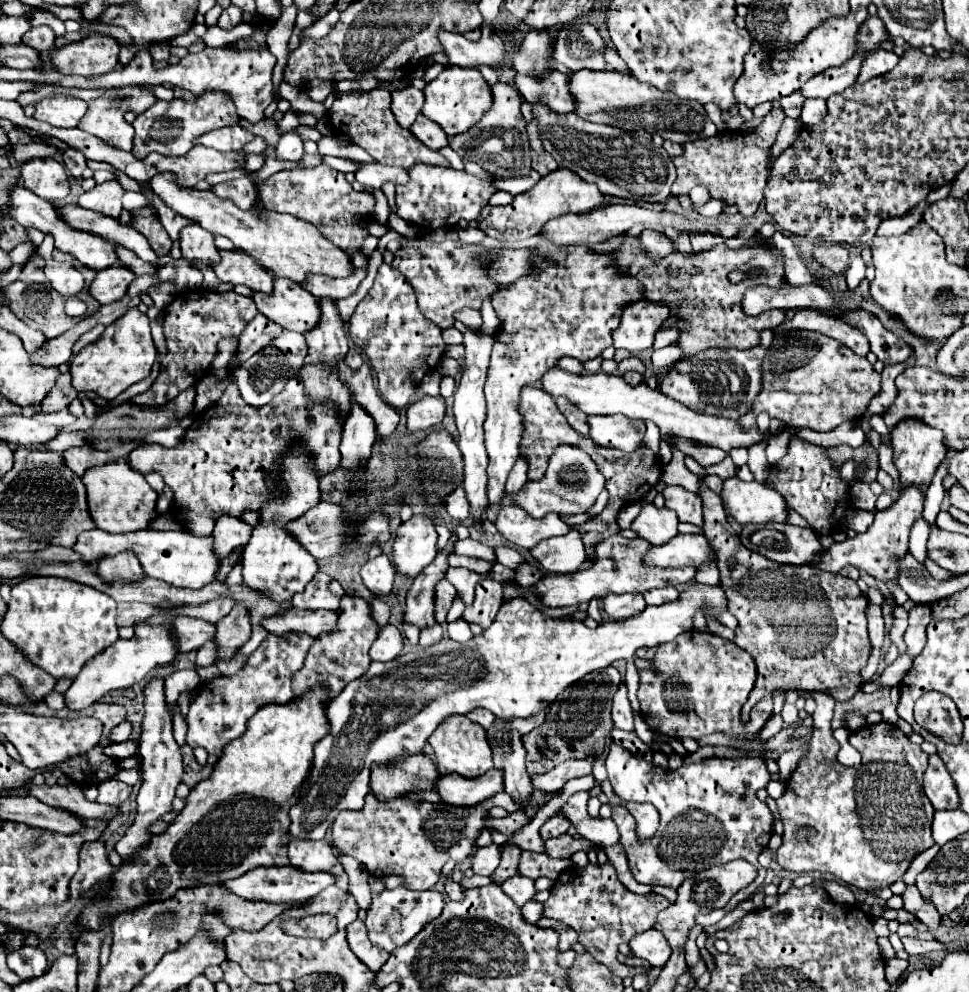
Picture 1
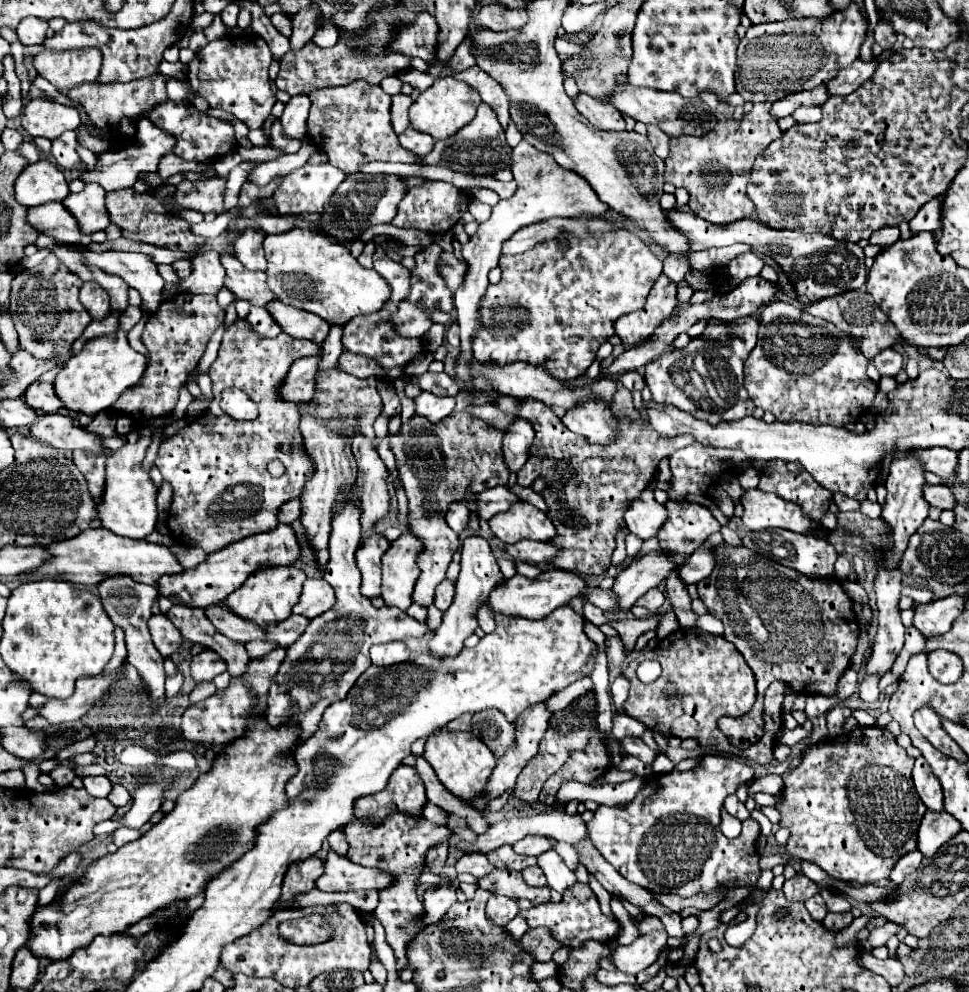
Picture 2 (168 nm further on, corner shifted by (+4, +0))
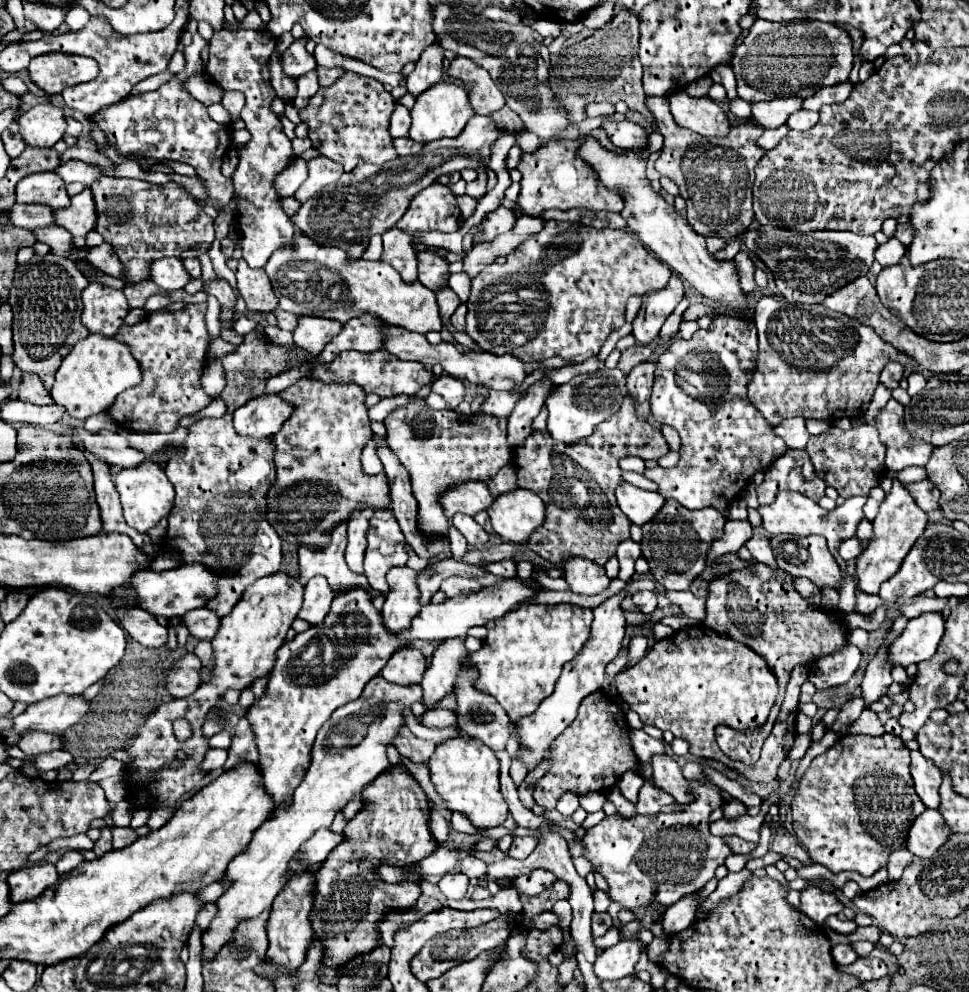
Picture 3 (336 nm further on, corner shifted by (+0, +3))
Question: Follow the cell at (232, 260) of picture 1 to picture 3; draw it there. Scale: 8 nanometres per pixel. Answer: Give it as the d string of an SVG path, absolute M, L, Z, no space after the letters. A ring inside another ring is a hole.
M227 260L227 266L235 272L239 292L247 302L249 310L271 312L273 308L277 308L277 298L265 270L249 268L245 260Z

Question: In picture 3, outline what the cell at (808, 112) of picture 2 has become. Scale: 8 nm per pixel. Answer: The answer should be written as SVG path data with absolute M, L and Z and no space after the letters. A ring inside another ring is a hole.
M797 110L789 116L787 124L789 128L793 130L805 130L805 128L811 128L813 124L817 124L819 120L819 112L813 112L813 110Z

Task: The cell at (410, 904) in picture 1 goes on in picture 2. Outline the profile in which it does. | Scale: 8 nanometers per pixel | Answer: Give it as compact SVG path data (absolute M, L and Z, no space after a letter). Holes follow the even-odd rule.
M445 883L445 885L437 885L433 889L425 891L425 921L427 923L437 923L447 911L449 907L457 901L457 889L453 883Z

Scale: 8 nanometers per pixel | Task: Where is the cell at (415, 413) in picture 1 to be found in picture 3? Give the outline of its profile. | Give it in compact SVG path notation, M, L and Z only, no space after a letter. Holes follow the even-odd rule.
M441 374L433 386L431 386L431 392L437 392L443 396L443 400L451 406L451 408L457 408L463 398L465 398L465 386L459 378L453 378L449 374Z

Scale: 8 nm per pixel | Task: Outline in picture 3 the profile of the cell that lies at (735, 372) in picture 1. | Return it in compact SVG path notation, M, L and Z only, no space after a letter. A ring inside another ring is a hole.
M717 316L707 330L697 330L697 336L689 340L689 352L685 340L673 340L671 348L659 356L651 414L657 422L681 430L679 464L675 468L653 468L653 472L651 468L645 470L645 476L657 482L663 498L673 498L691 510L713 506L727 516L729 502L741 494L753 472L769 468L787 450L763 414L749 404L747 372L731 372L731 368L753 370L755 360L757 328L753 320L743 316Z

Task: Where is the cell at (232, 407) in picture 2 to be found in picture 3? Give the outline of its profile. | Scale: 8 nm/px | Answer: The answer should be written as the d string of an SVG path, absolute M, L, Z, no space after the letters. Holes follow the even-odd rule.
M279 394L253 398L233 412L237 432L253 438L267 438L281 430L281 424L291 416L293 404Z

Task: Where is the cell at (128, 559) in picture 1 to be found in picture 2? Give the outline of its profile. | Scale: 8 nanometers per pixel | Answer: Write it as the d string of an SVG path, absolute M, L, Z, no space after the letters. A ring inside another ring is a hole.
M109 577L103 583L99 583L97 589L99 589L99 597L101 597L101 603L103 603L107 615L125 633L125 643L127 643L127 649L129 649L127 661L139 671L141 679L149 687L151 701L163 703L165 701L163 657L155 649L155 645L151 641L151 635L149 635L149 629L147 629L147 619L151 617L151 605L153 605L155 597L159 595L157 589L149 587L149 585L143 585L143 583L135 583L131 577Z

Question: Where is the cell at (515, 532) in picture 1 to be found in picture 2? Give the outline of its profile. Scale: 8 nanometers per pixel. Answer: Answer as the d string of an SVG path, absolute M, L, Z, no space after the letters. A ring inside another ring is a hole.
M515 503L509 511L493 515L493 519L489 519L489 527L503 543L517 543L533 537L539 537L537 541L549 541L555 535L555 527L549 523L549 517L529 503Z

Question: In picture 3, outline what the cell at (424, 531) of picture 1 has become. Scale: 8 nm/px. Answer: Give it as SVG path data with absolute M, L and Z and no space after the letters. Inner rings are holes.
M393 566L387 572L387 582L389 594L383 604L381 616L389 632L399 632L401 628L409 628L409 622L421 610L417 572L409 566Z

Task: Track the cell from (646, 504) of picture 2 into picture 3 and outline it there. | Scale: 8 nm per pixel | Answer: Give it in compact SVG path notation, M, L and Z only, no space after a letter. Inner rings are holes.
M627 482L617 486L615 496L621 512L637 526L645 526L649 520L653 520L665 504L665 498L659 492L649 492Z

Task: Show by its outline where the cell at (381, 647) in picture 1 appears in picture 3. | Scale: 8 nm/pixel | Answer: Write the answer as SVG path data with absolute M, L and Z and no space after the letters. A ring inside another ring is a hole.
M405 646L393 652L389 662L383 666L381 676L393 684L419 684L425 668L425 656L413 646Z

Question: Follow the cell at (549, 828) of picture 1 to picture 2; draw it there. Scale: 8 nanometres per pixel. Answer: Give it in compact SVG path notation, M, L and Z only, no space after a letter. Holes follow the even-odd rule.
M527 835L525 839L521 839L513 845L513 851L517 851L519 855L527 855L527 857L529 855L537 857L537 855L541 855L541 851L547 851L547 849L551 849L549 841L539 835Z

